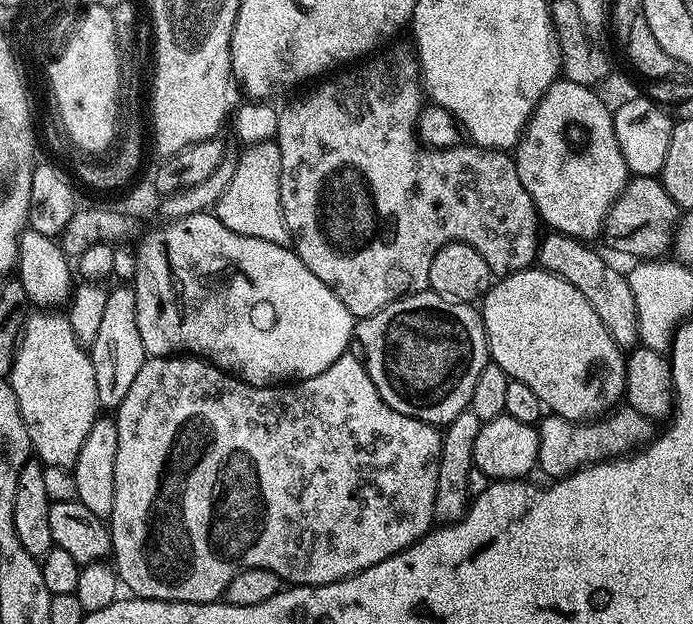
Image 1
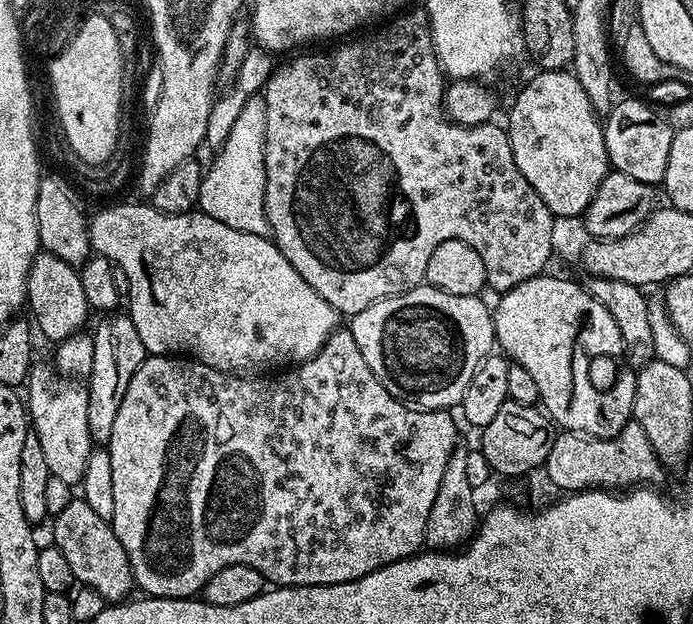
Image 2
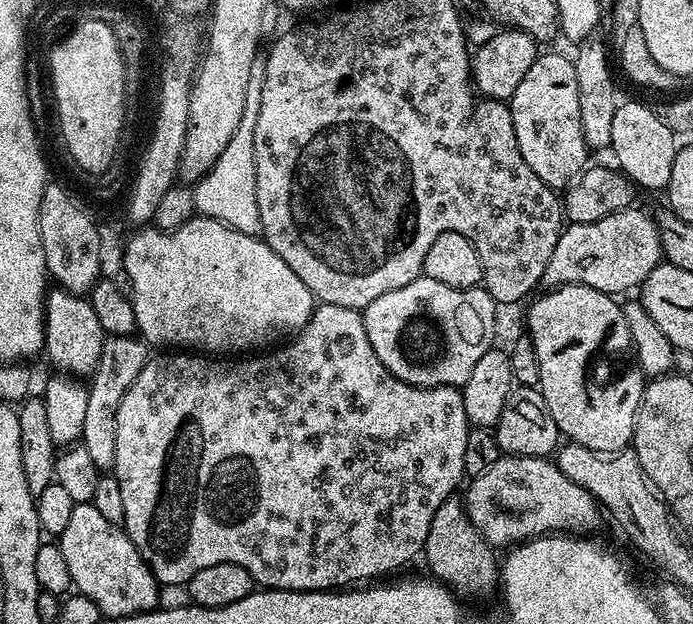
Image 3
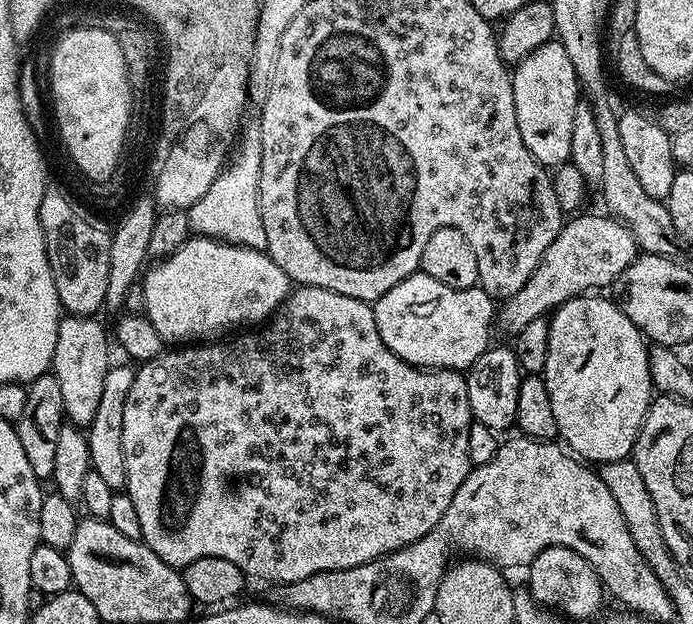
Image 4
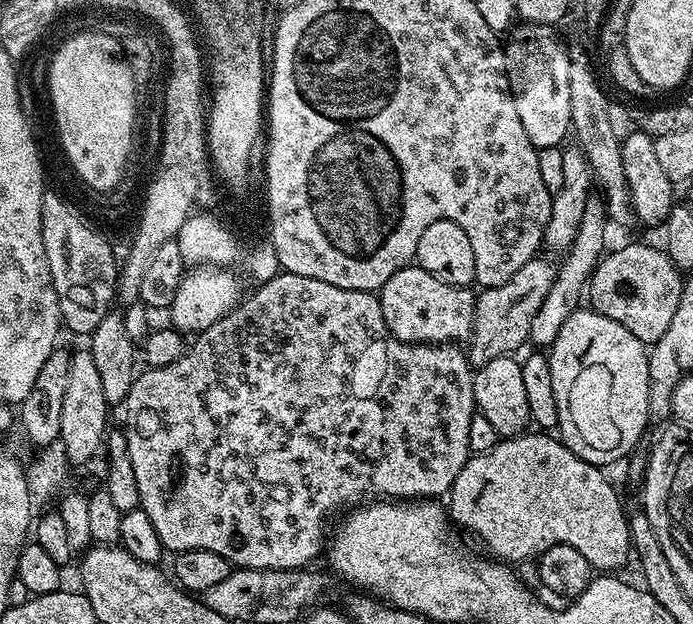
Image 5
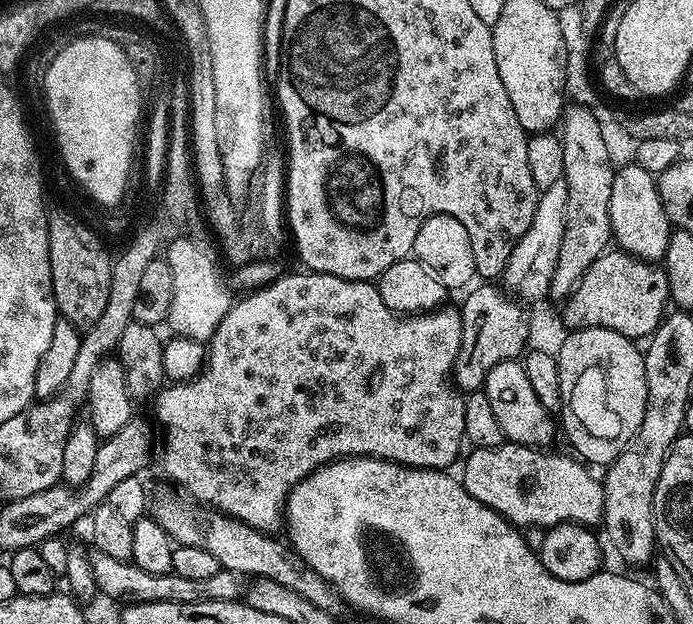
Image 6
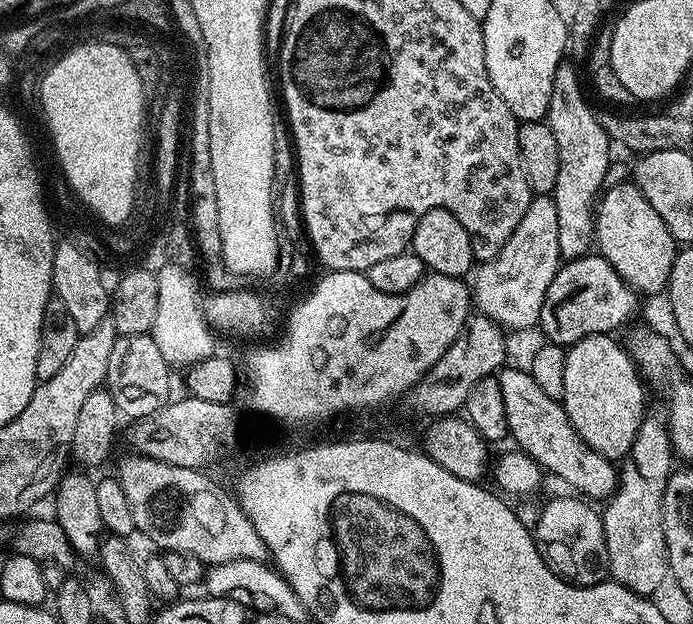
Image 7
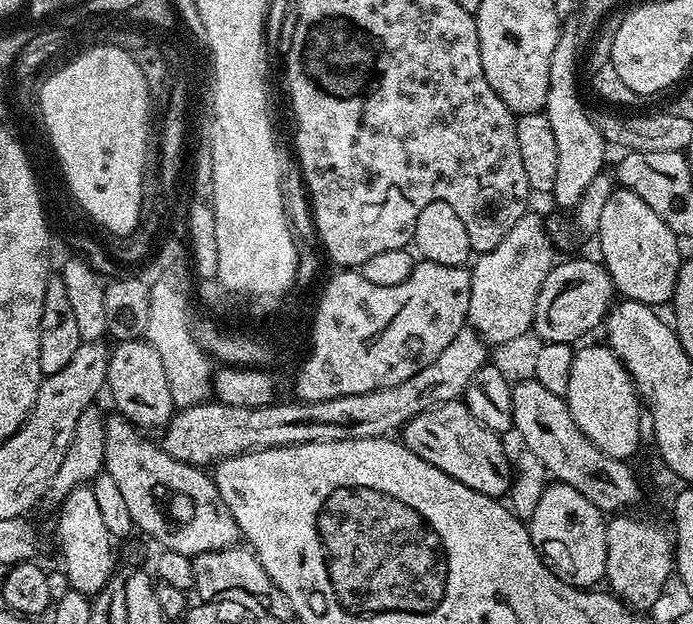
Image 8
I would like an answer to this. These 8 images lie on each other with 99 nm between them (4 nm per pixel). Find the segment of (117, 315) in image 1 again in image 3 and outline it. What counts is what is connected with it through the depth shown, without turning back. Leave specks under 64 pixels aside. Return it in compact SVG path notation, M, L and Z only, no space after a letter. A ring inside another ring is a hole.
M135 335L108 336L102 346L96 371L90 377L88 397L86 398L86 419L82 425L79 443L88 451L94 466L108 470L116 462L116 443L118 442L118 406L122 394L130 390L130 382L142 374L142 366L150 358L150 348L143 339Z

